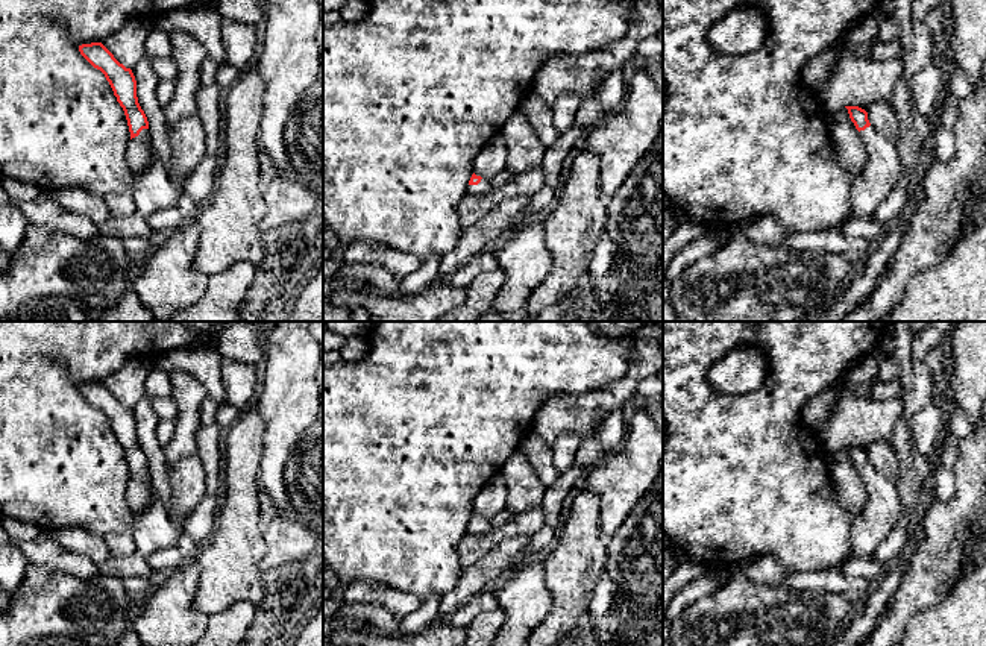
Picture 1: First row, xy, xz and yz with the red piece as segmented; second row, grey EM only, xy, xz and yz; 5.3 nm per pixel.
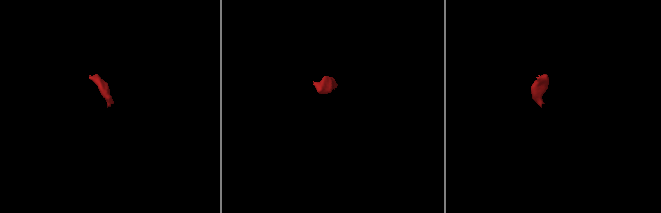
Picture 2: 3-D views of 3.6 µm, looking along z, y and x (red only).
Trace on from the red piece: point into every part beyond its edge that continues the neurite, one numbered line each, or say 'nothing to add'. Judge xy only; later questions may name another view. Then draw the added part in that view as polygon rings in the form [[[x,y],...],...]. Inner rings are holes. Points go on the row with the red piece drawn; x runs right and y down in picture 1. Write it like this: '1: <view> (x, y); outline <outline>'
1: xy (153, 190); outline [[[143,129],[138,136],[141,141],[149,141],[153,150],[152,162],[135,174],[133,200],[135,214],[149,218],[152,214],[176,206],[182,191],[171,182],[162,161],[156,156],[150,130]]]

